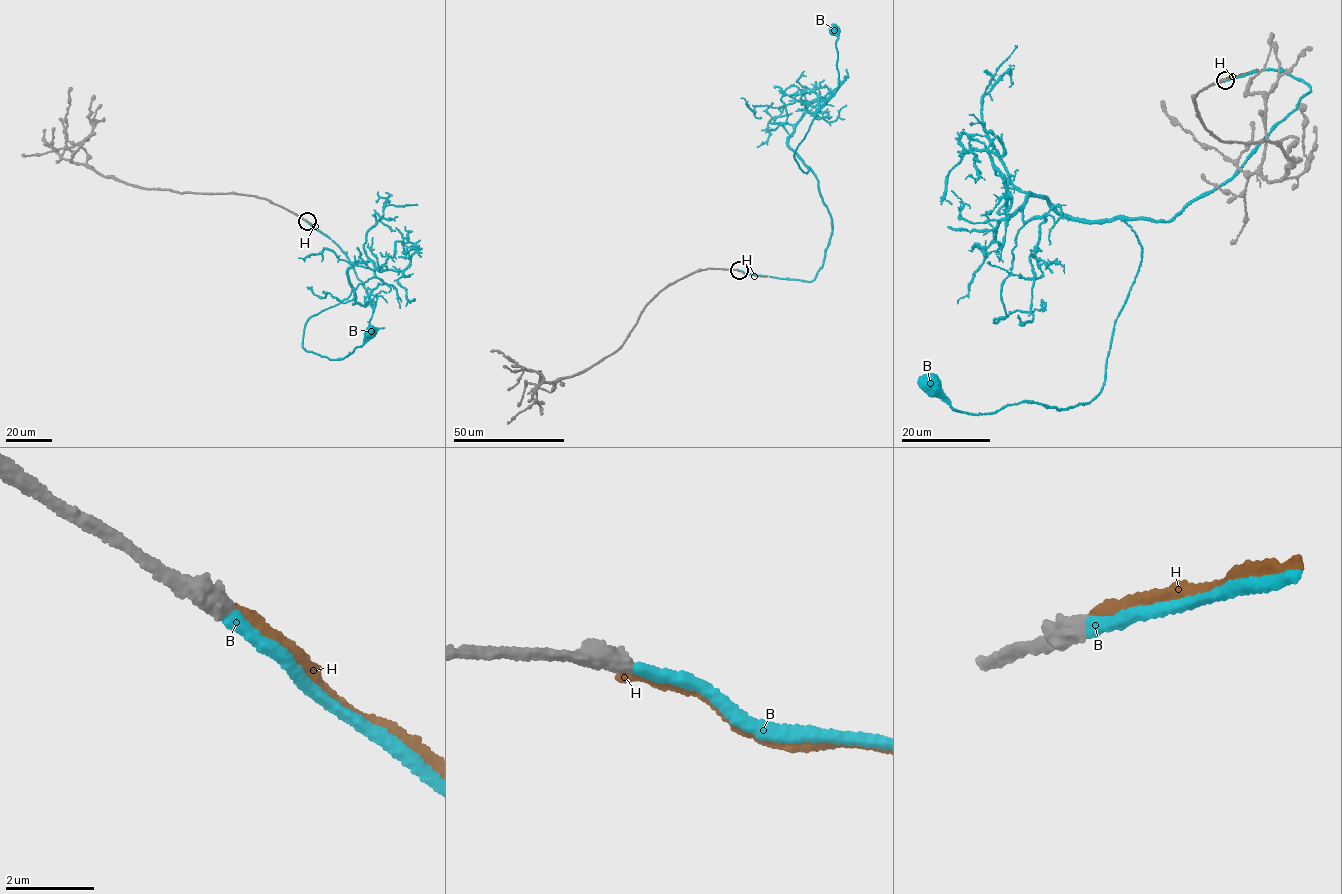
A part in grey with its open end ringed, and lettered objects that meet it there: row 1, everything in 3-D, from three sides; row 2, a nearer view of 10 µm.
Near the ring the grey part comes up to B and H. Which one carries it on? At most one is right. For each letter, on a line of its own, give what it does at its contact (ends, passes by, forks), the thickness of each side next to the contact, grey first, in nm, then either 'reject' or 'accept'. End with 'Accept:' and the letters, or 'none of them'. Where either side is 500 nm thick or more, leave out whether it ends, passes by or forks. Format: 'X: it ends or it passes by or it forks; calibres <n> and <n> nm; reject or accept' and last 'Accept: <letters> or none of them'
B: it ends; calibres 480 and 280 nm; accept
H: calibres 550 and 220 nm; reject
Accept: B

